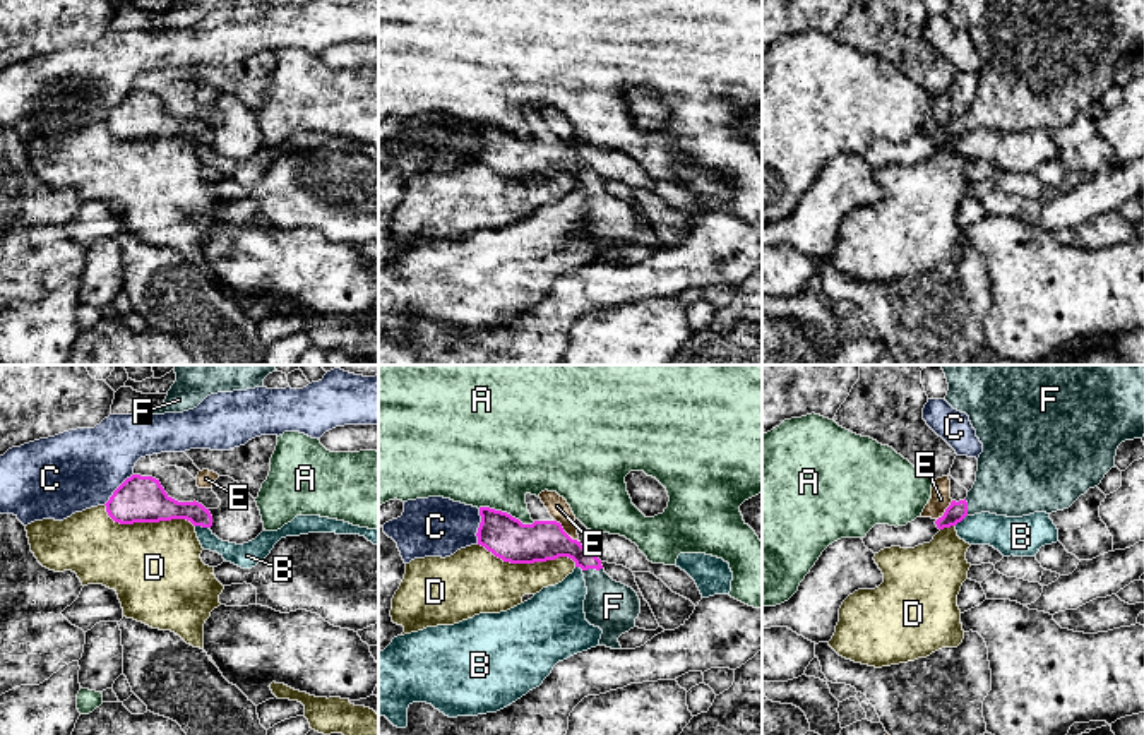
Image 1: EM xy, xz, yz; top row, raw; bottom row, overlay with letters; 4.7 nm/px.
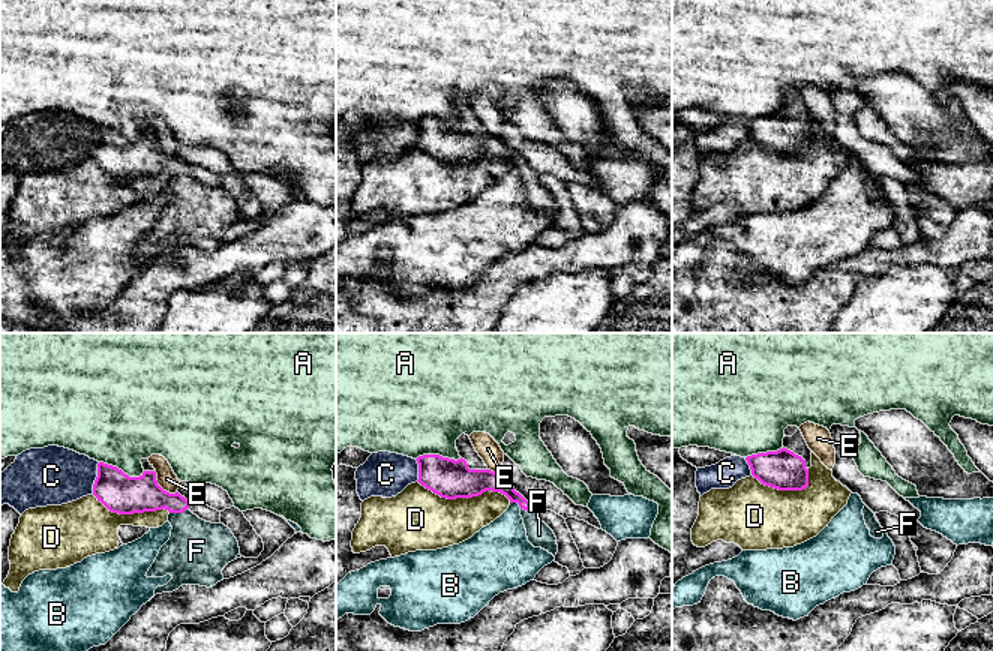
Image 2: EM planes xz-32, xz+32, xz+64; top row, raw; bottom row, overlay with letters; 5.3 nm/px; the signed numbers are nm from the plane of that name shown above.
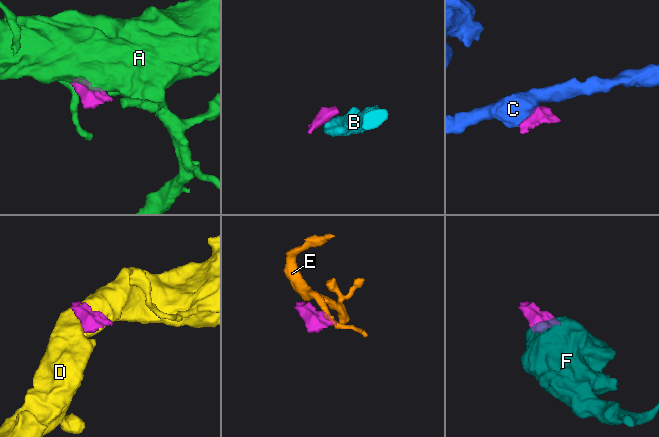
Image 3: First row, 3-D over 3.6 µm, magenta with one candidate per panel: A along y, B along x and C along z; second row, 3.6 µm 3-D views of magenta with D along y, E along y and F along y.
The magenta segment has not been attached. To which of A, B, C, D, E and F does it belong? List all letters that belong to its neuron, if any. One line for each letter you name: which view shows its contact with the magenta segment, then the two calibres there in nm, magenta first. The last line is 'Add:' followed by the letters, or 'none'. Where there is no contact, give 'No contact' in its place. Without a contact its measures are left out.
F: Touches magenta in xz. Thickness 190 nm (magenta) against 240 nm
Add: F

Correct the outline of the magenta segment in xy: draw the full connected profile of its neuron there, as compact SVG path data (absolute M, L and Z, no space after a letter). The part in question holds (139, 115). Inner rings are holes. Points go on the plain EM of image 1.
M132 91L104 120L108 132L120 140L159 139L187 135L194 142L211 144L212 132L199 118L178 118L171 115L159 96Z

